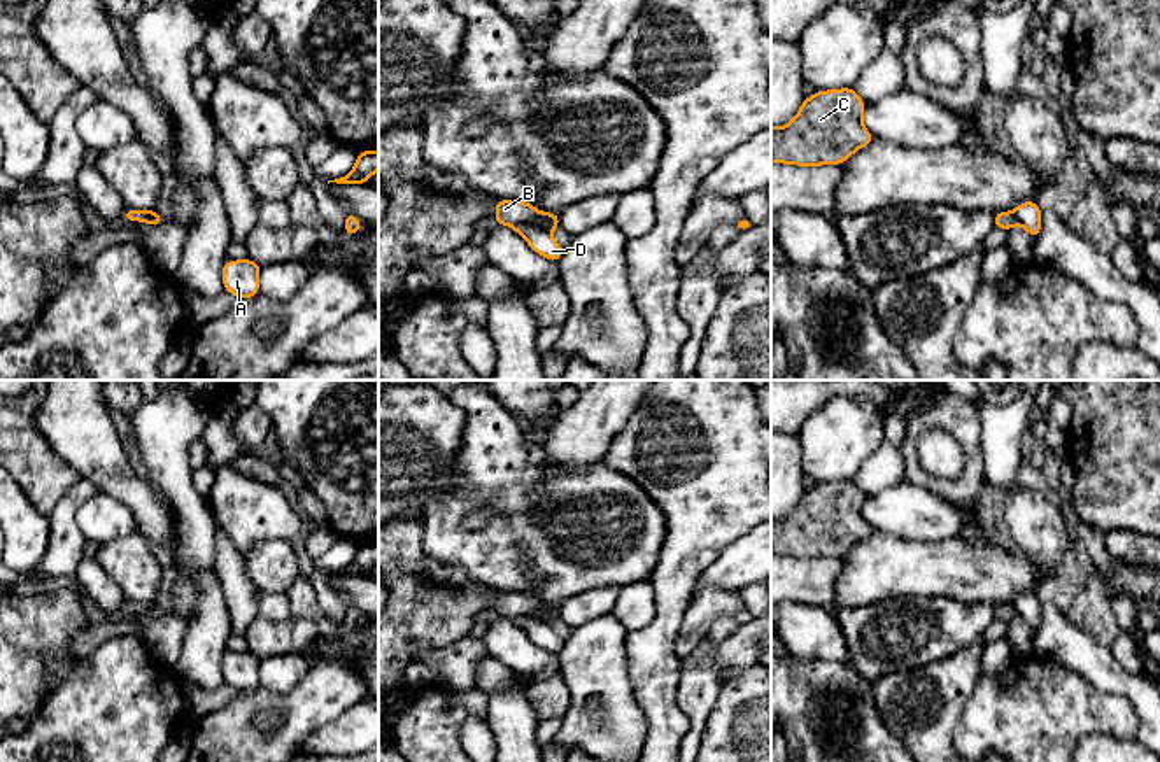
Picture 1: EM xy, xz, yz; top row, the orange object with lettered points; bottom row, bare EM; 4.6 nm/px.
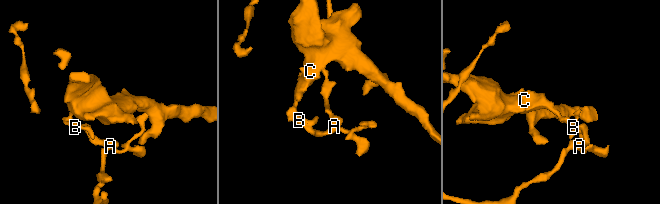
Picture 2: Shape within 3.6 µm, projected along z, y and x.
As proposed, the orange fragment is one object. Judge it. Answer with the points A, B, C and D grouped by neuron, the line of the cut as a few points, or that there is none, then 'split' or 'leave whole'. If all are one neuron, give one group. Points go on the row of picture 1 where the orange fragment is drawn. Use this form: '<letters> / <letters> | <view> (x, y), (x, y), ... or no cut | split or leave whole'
A D / B C | xz (514, 226), (538, 225), (549, 233) | split

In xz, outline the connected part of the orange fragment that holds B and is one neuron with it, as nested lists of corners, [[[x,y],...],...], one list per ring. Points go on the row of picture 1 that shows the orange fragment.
[[[496,198],[496,214],[494,221],[503,226],[515,228],[519,224],[536,224],[545,231],[552,231],[559,228],[559,214],[552,212],[538,212],[534,205],[527,201],[510,201],[510,200],[498,200]]]

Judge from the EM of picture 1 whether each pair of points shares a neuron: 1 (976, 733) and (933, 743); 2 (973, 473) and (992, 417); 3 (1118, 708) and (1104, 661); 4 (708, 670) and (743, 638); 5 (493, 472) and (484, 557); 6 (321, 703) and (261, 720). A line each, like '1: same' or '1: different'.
1: different
2: different
3: different
4: same
5: same
6: different

